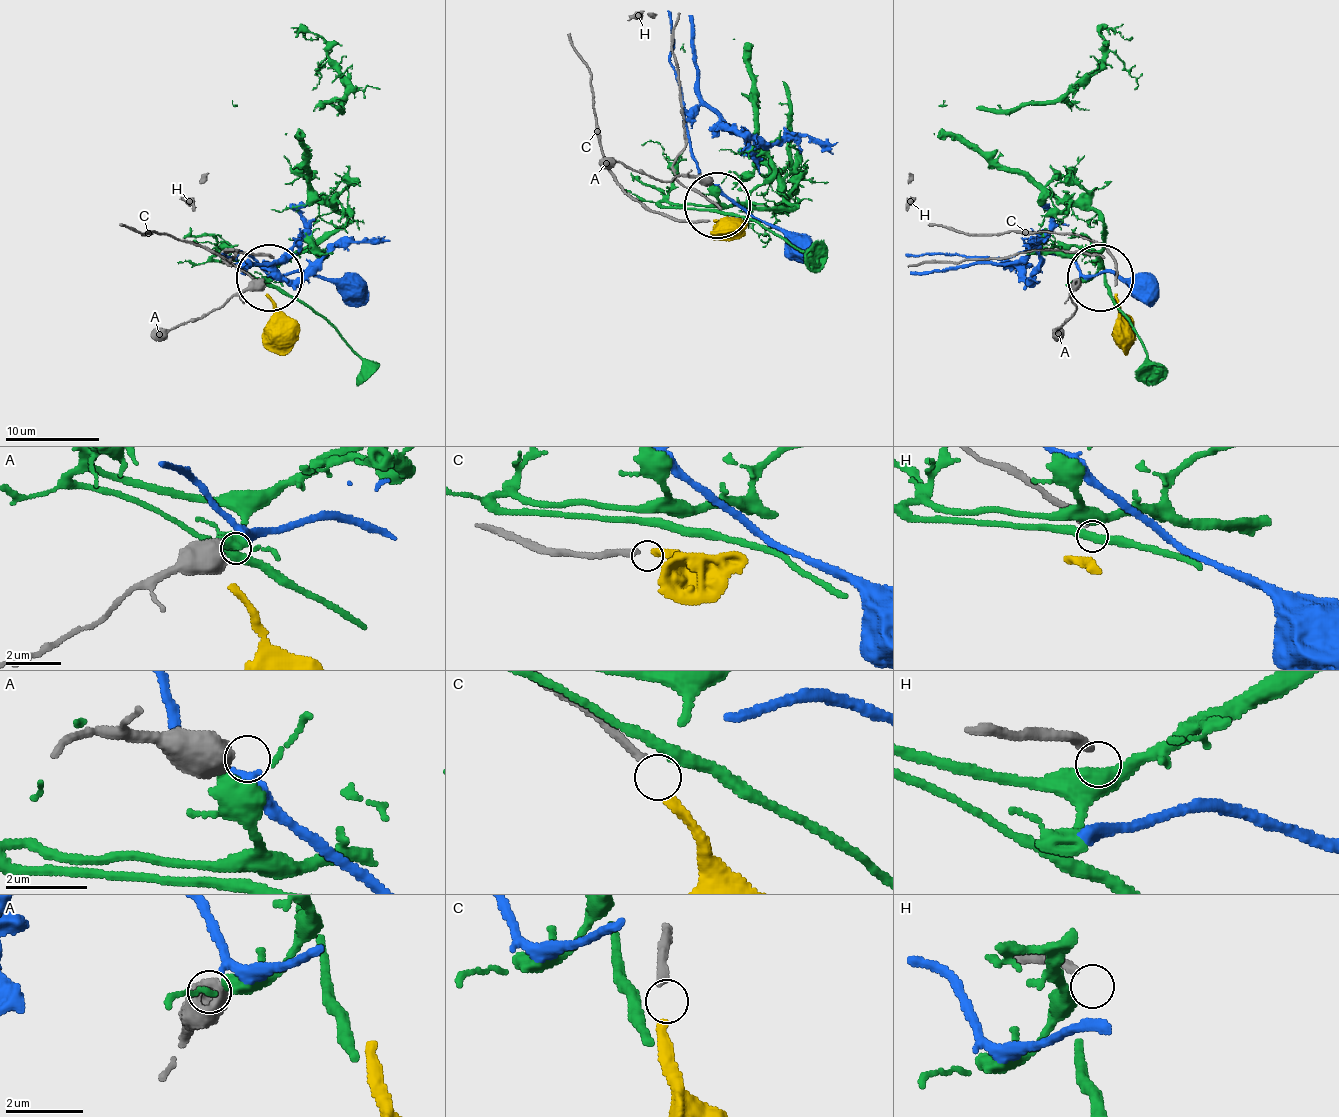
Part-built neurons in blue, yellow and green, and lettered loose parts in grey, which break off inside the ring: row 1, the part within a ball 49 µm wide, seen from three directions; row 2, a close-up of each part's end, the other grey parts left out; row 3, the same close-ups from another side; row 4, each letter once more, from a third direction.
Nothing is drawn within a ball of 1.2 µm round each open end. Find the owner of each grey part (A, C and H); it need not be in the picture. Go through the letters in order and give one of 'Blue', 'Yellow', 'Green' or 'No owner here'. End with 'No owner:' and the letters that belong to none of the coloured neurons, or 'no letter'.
A: No owner here
C: No owner here
H: No owner here
No owner: A, C, H

